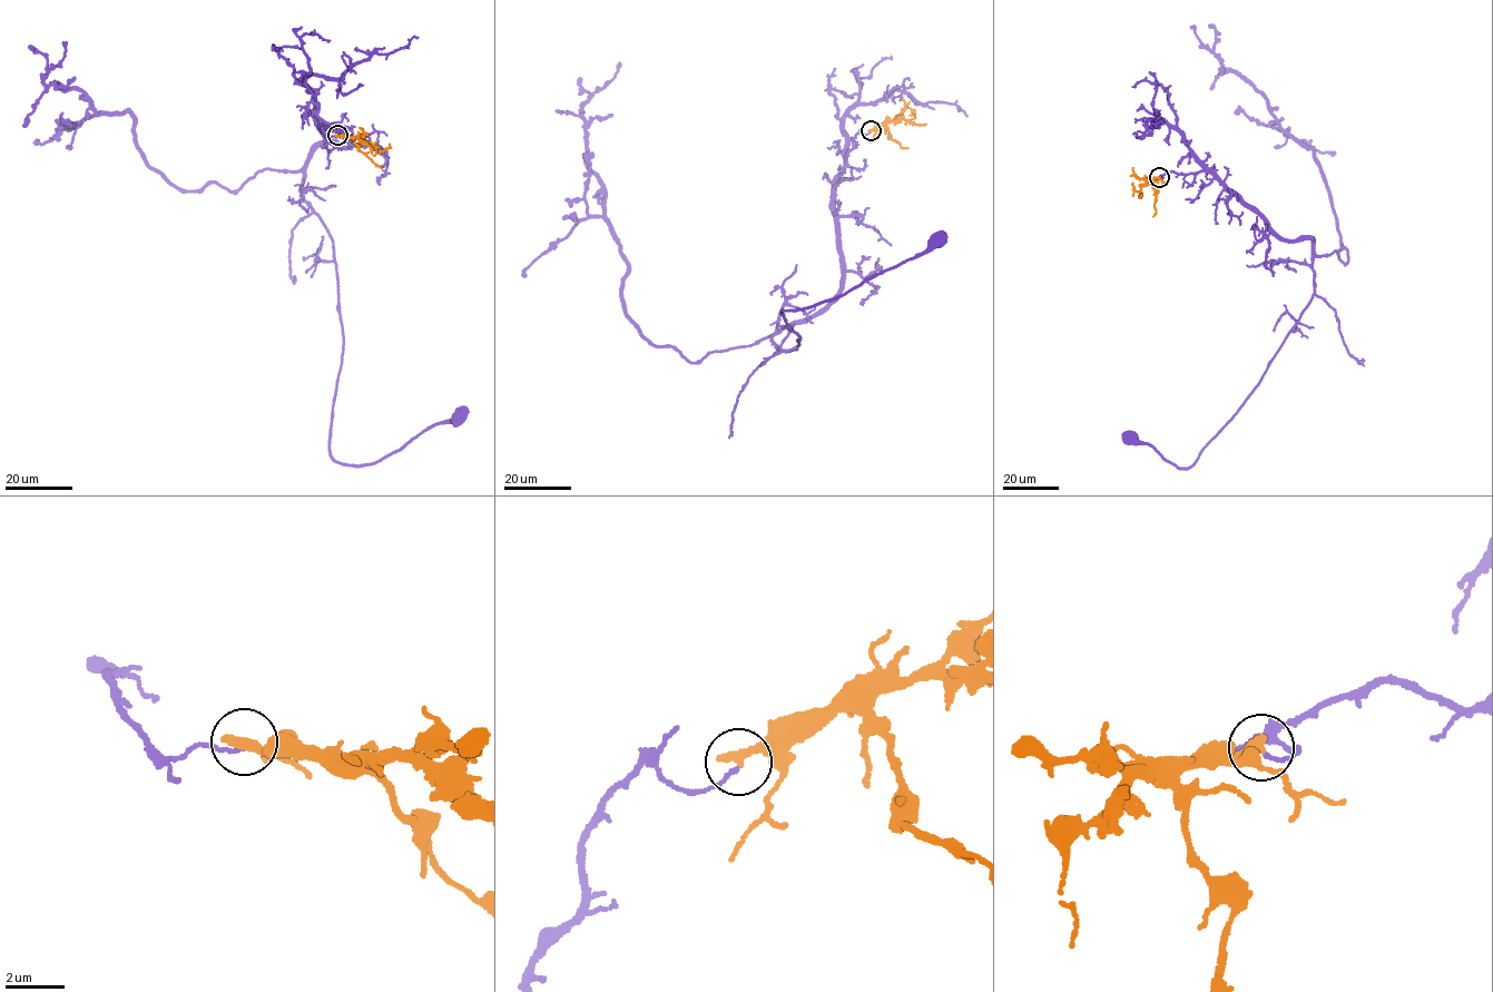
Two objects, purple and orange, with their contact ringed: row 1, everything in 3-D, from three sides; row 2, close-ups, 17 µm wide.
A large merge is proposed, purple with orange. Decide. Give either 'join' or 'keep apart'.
keep apart

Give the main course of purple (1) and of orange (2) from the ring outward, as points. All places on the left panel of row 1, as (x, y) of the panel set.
1: (337, 136), (315, 114), (351, 145), (320, 145), (300, 192), (337, 275), (328, 449), (375, 463), (460, 416)
2: (337, 135), (361, 138), (377, 150), (384, 150), (390, 144)

